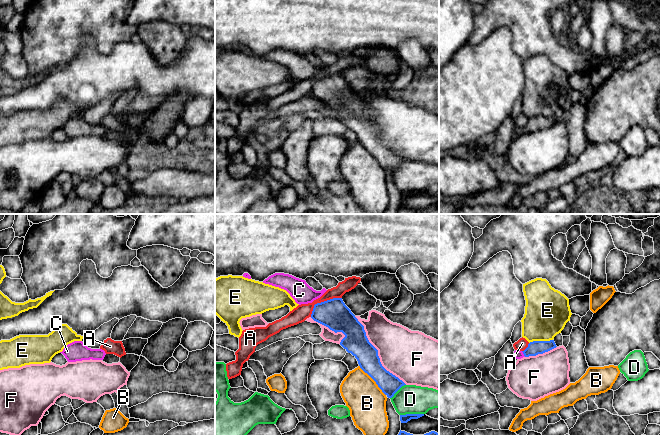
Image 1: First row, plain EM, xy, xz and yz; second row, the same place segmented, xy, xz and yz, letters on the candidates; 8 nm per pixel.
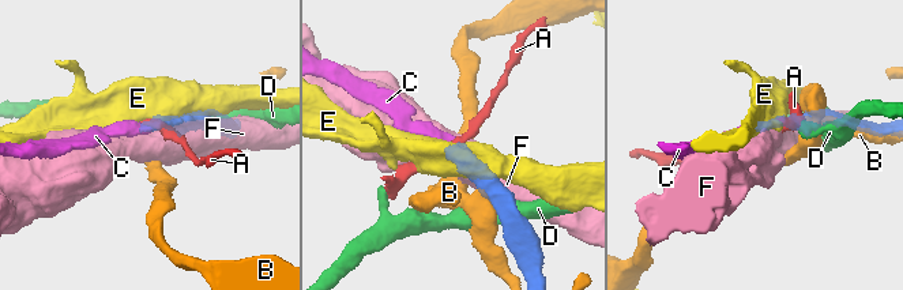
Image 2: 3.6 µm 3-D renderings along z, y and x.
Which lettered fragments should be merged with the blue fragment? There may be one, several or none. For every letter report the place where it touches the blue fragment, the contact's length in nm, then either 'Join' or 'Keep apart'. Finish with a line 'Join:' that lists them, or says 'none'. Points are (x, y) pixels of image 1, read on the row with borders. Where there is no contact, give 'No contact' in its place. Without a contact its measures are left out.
A: Touches blue at xz (322, 302). Shared border 300 nm. Keep apart
B: Touches blue at xz (373, 379). Shared border 320 nm. Keep apart
C: Touches blue at yz (523, 353). Shared border 60 nm. Join
D: Touches blue at xz (411, 414). Shared border 190 nm. Keep apart
E: Touches blue at yz (540, 341). Shared border 190 nm. Keep apart
F: Touches blue at xz (377, 353). Shared border 700 nm. Keep apart
Join: C

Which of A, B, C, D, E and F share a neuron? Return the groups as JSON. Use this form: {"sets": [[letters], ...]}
{"sets": [["A"], ["B"], ["C"], ["D"], ["E"], ["F"]]}

